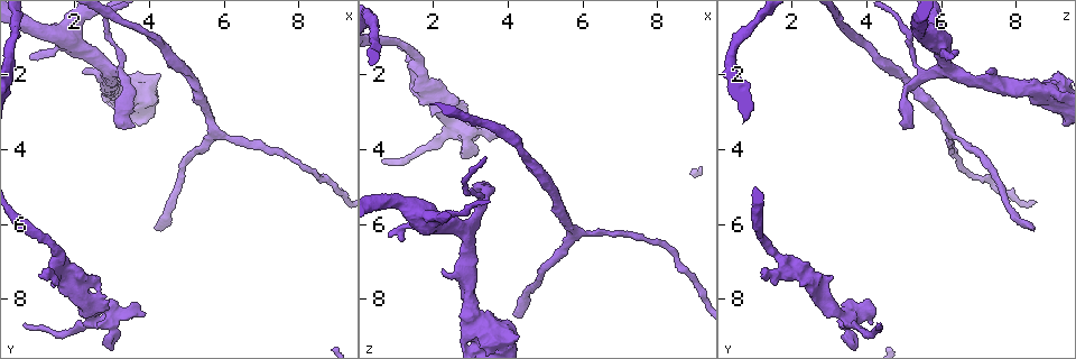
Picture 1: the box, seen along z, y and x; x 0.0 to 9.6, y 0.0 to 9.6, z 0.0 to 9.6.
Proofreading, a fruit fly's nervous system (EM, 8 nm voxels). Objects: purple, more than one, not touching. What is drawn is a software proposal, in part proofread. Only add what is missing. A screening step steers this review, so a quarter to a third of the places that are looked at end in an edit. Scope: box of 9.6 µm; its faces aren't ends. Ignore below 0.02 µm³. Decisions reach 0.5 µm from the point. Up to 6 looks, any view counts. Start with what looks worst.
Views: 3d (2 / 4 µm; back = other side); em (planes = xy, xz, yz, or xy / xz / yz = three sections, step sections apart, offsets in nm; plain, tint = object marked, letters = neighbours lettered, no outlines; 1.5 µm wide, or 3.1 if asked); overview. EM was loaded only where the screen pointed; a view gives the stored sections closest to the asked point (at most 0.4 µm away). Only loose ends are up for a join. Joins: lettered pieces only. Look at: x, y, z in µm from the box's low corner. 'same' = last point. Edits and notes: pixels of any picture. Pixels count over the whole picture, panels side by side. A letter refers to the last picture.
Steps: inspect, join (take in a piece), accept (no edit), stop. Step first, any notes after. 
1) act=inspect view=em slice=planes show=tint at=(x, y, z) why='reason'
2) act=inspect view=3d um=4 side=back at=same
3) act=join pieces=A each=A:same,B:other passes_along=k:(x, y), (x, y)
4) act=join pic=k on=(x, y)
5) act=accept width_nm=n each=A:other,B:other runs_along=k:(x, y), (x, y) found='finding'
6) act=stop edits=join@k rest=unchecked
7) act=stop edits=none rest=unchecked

act=inspect view=em slice=xz step=8 show=letters at=(4.15, 6.10, 8.50) why='long arm stops here'

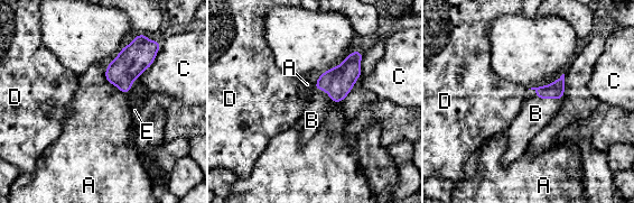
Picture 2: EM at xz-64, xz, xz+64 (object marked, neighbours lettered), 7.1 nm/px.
act=join pieces=B longest_contact=A:260nm each=A:other,B:same,C:other,D:other,E:other passes_along=2:(556, 90), (543, 98), (535, 113) found='the cell continues'

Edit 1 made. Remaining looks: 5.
act=inspect view=overview why='see it whole again'

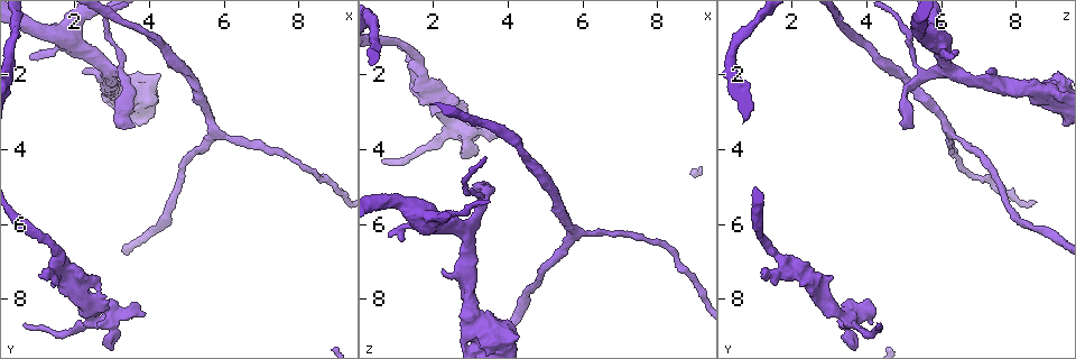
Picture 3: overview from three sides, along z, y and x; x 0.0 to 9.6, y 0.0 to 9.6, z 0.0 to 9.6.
act=inspect view=3d um=4 at=(0.60, 8.60, 4.25) why='branch stops here'

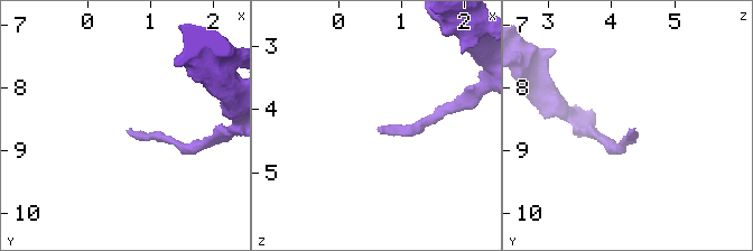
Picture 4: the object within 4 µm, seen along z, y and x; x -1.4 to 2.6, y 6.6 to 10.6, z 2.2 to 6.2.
act=inspect view=em slice=planes show=letters at=(0.65, 8.65, 4.30)

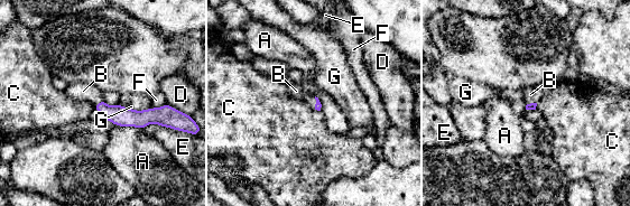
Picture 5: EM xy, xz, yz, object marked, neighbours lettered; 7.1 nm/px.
act=join pieces=B longest_contact=G:240nm each=A:other,B:same,C:other,D:other,E:other,F:other,G:other passes_along=5:(123, 116), (99, 102), (83, 91) found='the cell continues'

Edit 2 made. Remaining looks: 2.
act=stop edits=join@2,join@5 rest=unchecked

